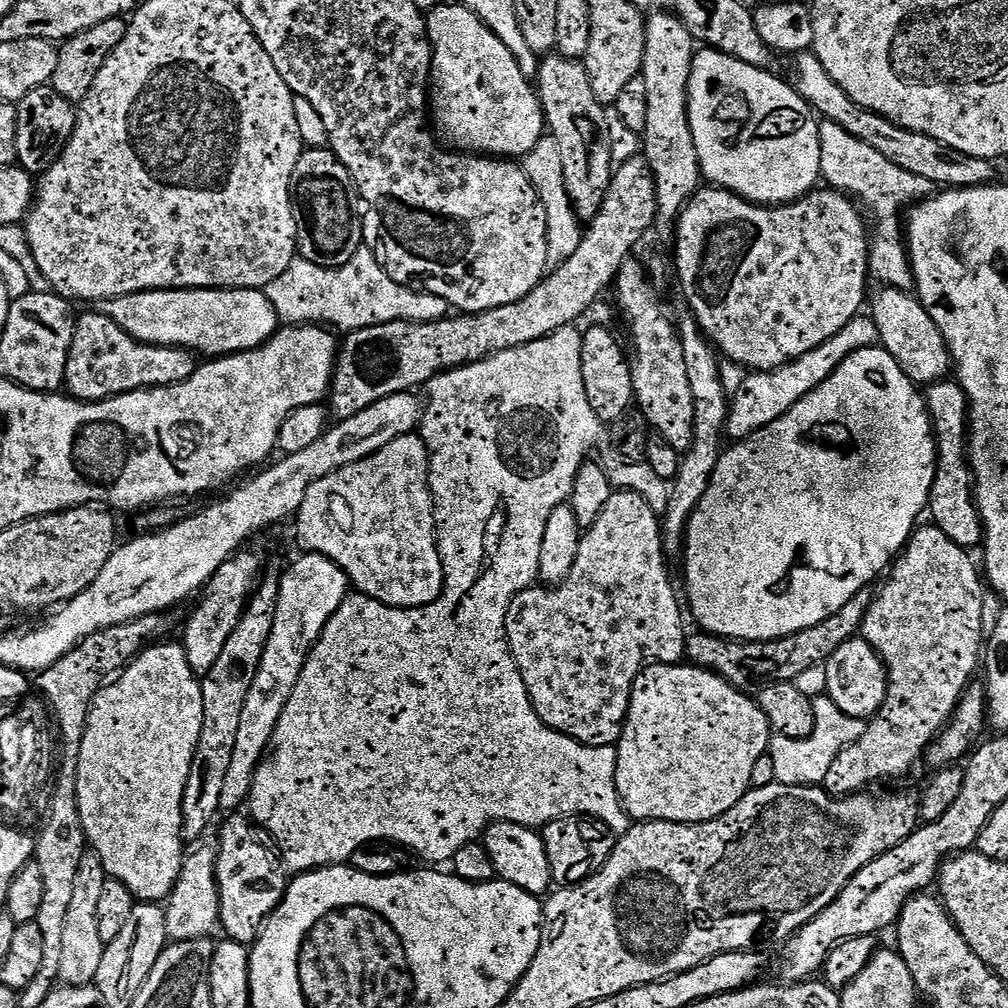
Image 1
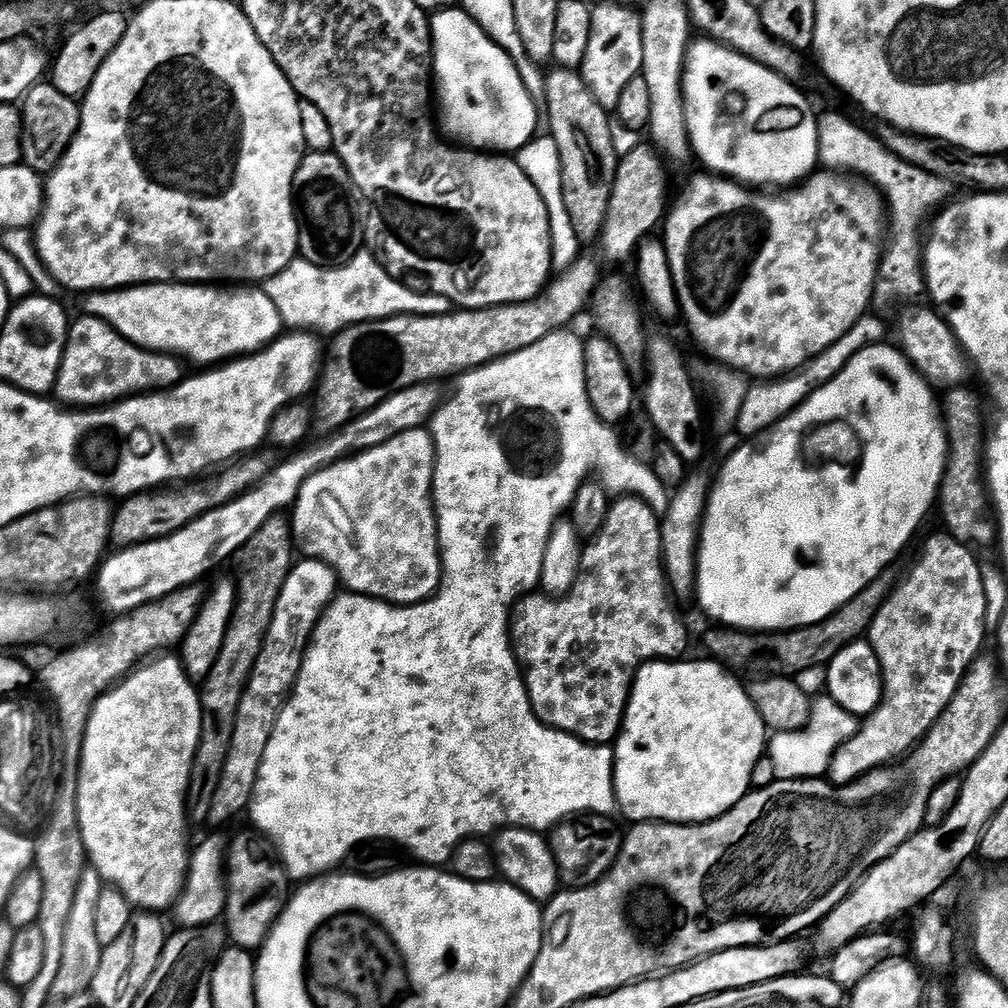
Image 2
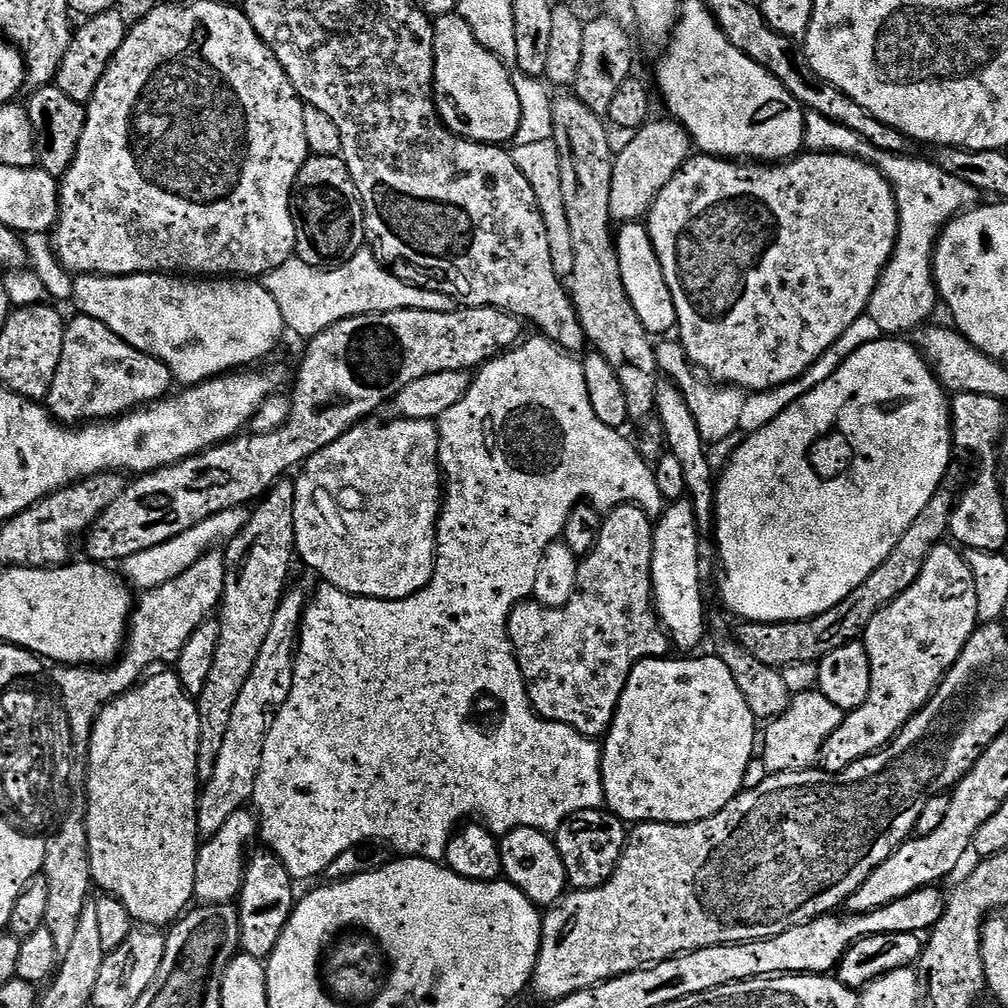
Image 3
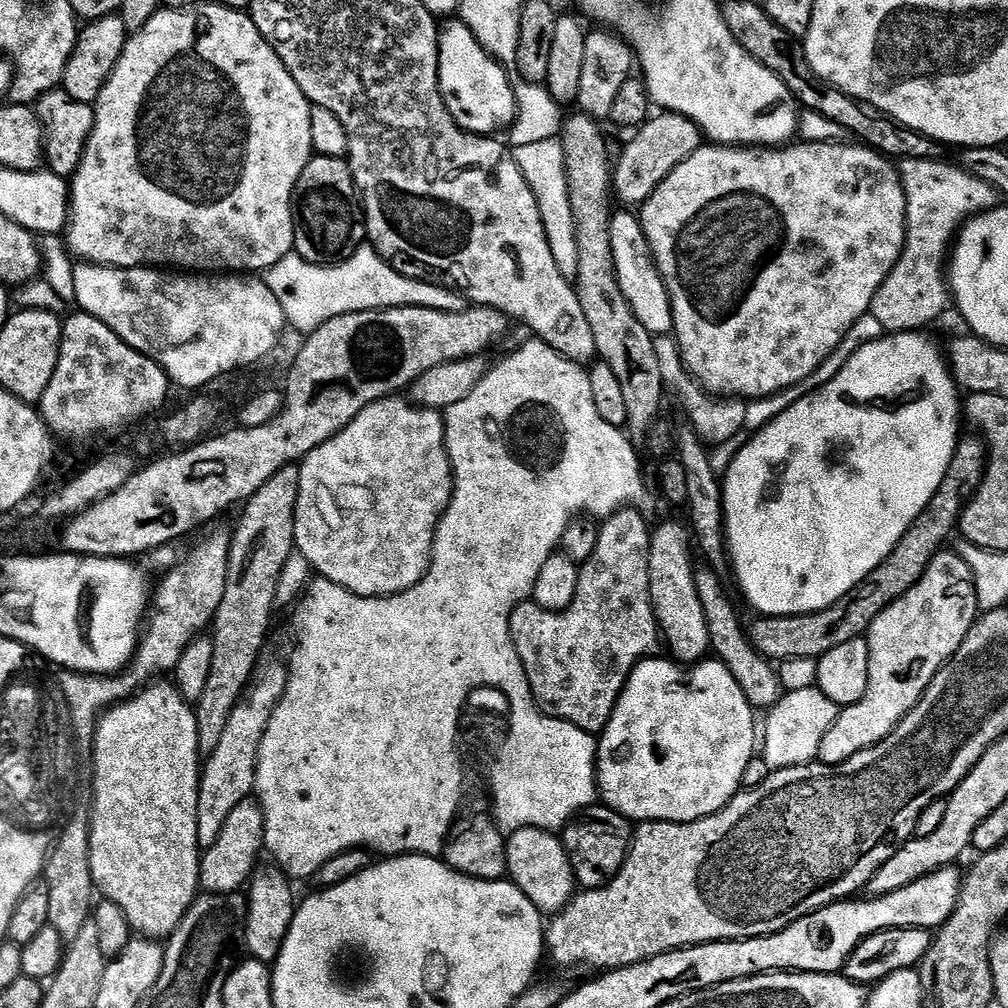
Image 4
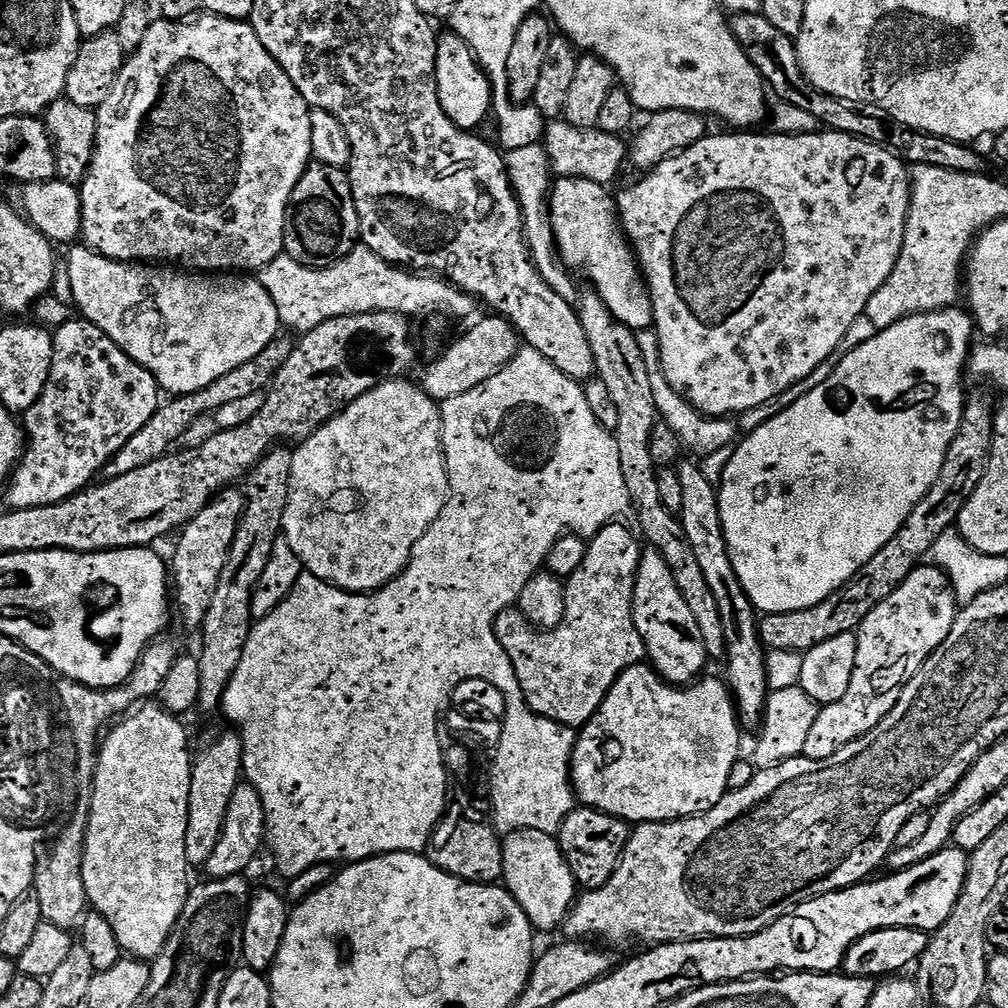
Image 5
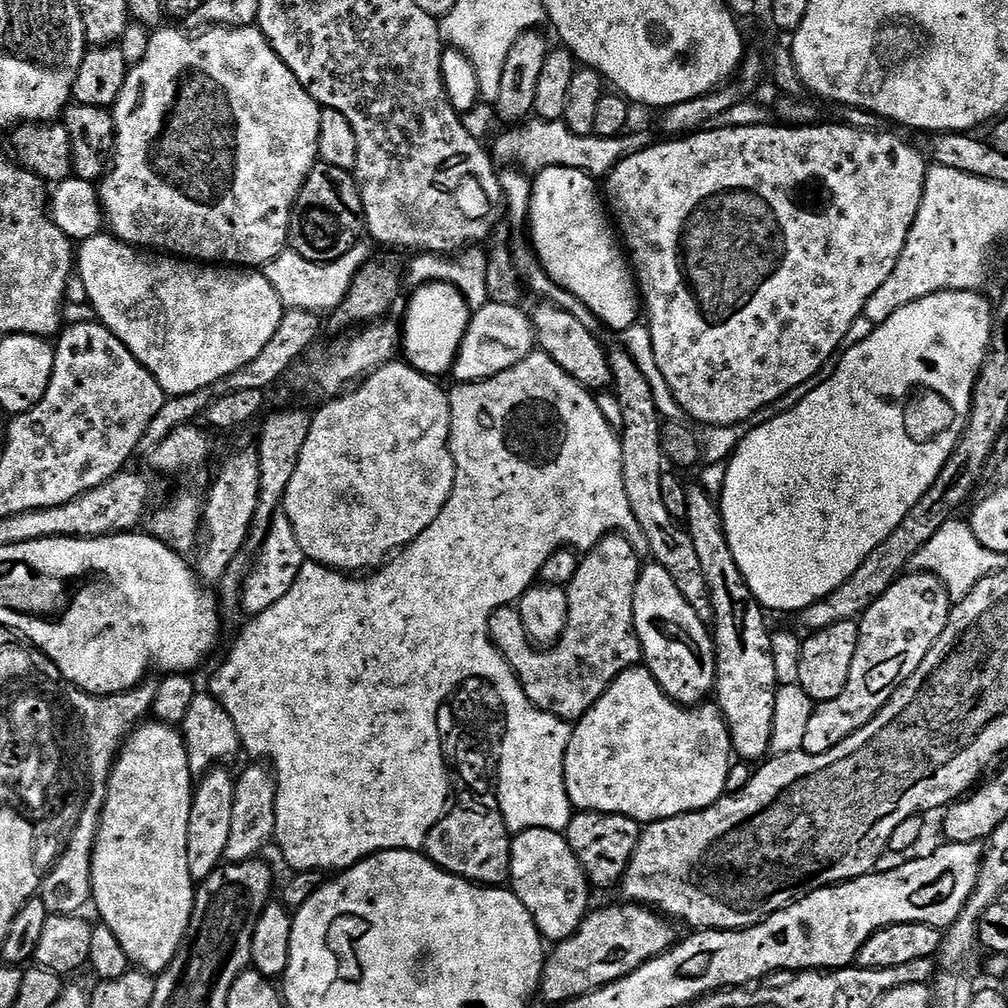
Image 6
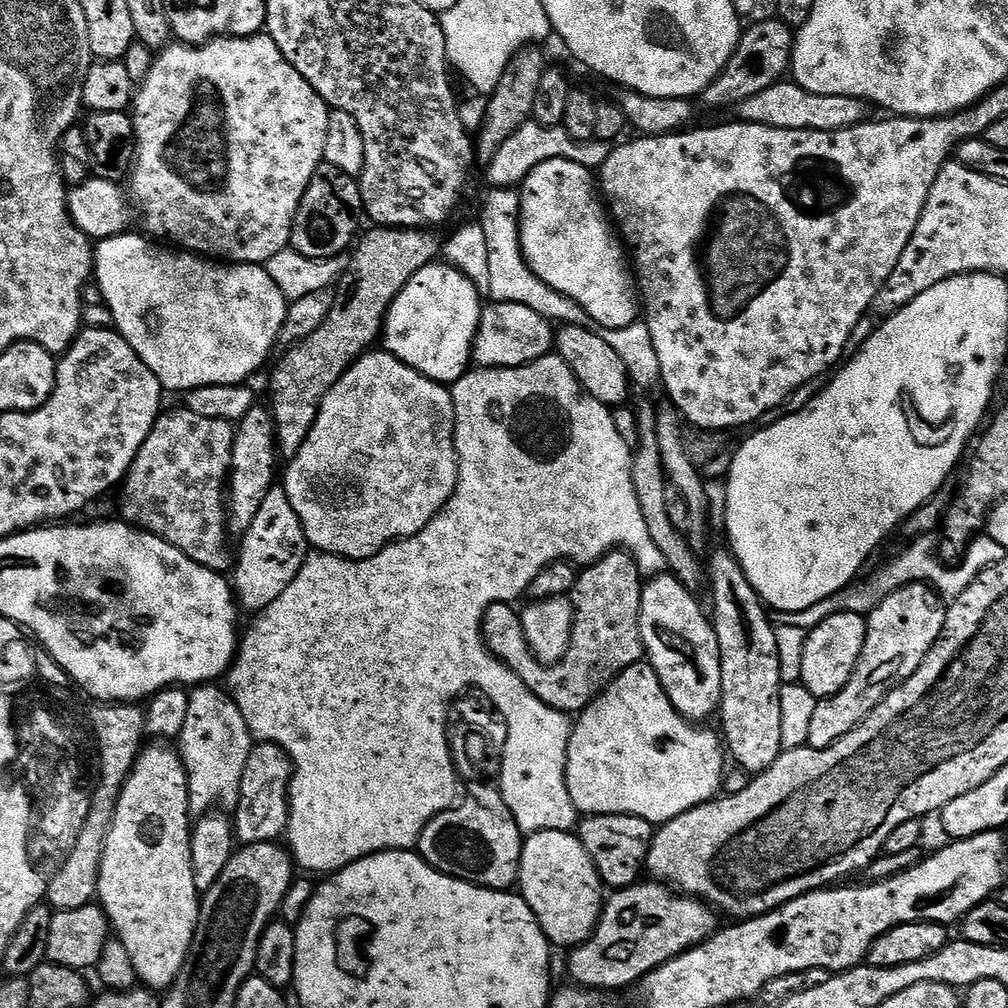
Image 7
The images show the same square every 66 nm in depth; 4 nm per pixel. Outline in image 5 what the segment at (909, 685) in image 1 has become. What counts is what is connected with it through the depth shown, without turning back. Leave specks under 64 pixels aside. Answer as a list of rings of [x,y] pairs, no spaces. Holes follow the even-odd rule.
[[[917,566],[893,591],[878,602],[870,614],[860,623],[856,637],[856,665],[850,678],[850,686],[846,694],[833,704],[823,705],[814,718],[814,726],[810,726],[810,734],[806,734],[806,746],[802,755],[811,760],[831,760],[839,748],[845,748],[850,742],[859,740],[880,725],[888,716],[897,711],[896,703],[900,700],[900,691],[915,678],[921,675],[922,669],[929,663],[936,649],[942,647],[956,621],[958,603],[948,580],[936,568]]]

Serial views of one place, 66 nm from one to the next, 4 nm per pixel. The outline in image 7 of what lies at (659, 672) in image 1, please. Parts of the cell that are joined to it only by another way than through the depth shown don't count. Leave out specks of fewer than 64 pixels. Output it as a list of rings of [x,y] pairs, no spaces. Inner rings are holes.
[[[641,662],[630,666],[622,675],[617,676],[583,712],[579,713],[569,742],[566,782],[570,790],[570,799],[574,802],[577,813],[584,816],[637,816],[643,820],[649,820],[653,826],[659,826],[686,814],[691,808],[697,808],[700,804],[717,799],[719,792],[716,791],[719,790],[720,783],[724,780],[724,760],[726,761],[726,748],[721,737],[717,733],[715,736],[708,726],[697,726],[695,723],[685,720],[683,714],[673,706],[668,695],[664,693],[662,682],[651,664]]]

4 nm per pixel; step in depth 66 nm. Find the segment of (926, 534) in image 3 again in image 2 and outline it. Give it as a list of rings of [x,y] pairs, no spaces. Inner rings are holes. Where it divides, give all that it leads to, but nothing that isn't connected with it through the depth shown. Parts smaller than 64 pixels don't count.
[[[881,574],[874,582],[867,584],[857,596],[850,598],[850,602],[841,606],[833,616],[805,628],[753,634],[747,630],[733,630],[727,626],[712,626],[704,636],[704,648],[708,651],[705,653],[733,669],[753,668],[756,674],[795,677],[797,673],[811,667],[826,666],[847,644],[861,639],[893,588],[894,580],[891,580],[888,574]]]

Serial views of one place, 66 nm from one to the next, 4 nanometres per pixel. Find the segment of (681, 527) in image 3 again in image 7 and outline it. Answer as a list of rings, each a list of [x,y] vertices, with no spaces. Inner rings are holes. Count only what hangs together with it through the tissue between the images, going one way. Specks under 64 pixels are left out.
[[[671,574],[651,577],[640,599],[640,637],[647,663],[658,674],[673,706],[689,722],[708,722],[720,706],[722,662],[711,619],[692,596]]]

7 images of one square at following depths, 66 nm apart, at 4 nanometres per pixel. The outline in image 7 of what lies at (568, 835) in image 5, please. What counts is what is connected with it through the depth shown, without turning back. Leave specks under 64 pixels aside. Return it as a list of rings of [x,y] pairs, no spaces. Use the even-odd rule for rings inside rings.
[[[584,816],[578,824],[578,835],[609,889],[630,888],[641,879],[654,835],[654,826],[649,820],[637,816]]]

